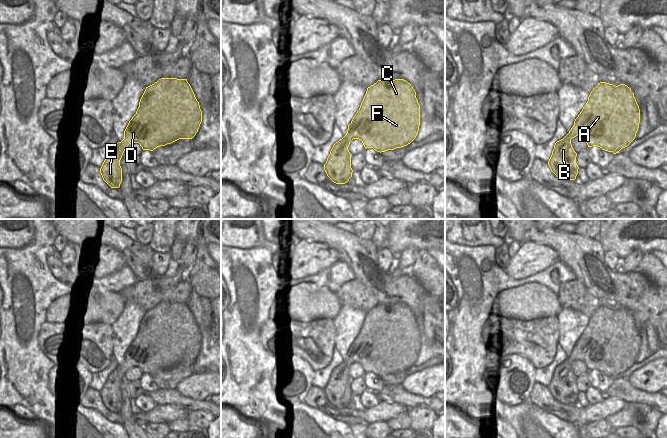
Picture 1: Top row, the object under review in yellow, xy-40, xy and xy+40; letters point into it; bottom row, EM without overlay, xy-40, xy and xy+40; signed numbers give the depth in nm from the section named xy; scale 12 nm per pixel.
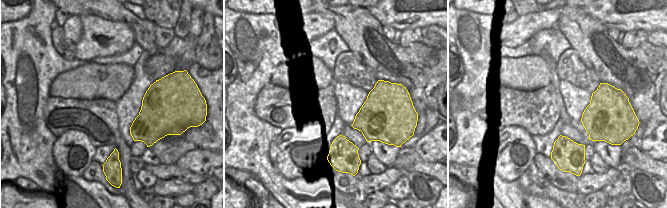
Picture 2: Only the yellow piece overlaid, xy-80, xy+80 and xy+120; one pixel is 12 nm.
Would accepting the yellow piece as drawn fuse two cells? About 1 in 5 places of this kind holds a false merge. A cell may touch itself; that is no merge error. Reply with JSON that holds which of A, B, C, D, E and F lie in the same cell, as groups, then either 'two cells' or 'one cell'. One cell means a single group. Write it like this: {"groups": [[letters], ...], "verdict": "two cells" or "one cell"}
{"groups": [["A", "B", "C", "D", "E", "F"]], "verdict": "one cell"}

